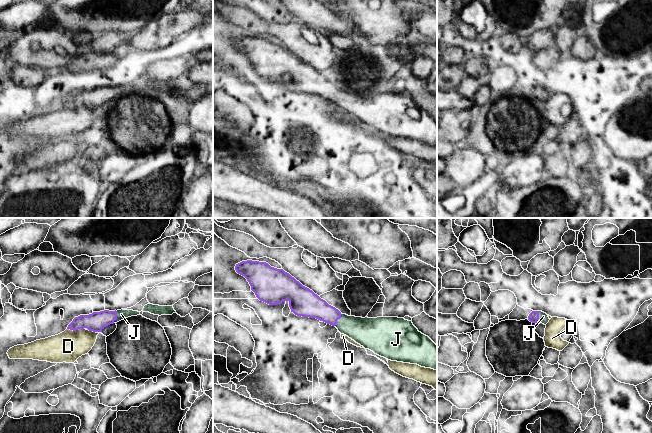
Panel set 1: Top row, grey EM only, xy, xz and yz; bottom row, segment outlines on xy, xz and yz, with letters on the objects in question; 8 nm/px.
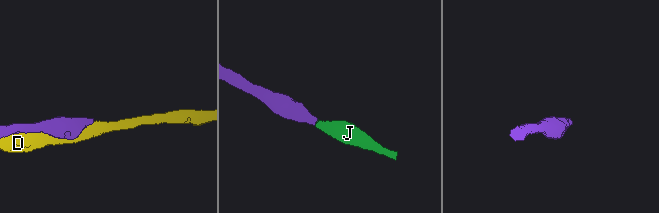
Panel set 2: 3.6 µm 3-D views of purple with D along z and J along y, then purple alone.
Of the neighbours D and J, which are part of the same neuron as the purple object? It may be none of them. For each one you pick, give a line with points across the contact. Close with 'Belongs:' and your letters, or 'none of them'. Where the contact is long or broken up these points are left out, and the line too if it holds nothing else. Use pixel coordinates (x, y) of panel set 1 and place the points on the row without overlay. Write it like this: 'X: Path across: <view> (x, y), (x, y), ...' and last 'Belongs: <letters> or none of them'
J: Path across: xz (310, 81), (338, 94), (346, 101), (366, 107)
Belongs: J

